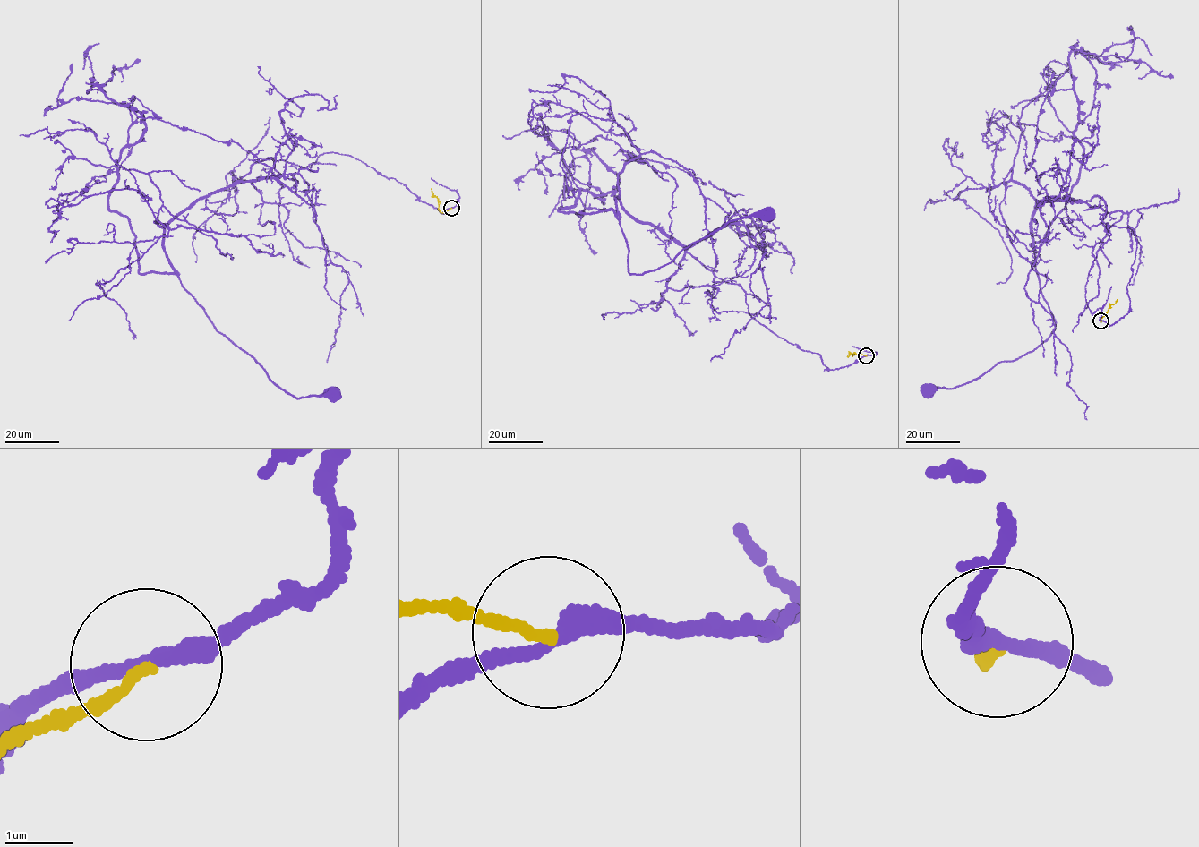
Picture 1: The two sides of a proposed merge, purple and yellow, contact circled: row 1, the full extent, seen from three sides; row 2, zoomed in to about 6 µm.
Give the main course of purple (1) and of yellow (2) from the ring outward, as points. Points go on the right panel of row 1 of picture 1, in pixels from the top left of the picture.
1: (1100, 320), (1128, 312), (1134, 231), (1108, 226), (1098, 195), (1038, 203), (1052, 332), (927, 390)
2: (1100, 320), (1117, 299)

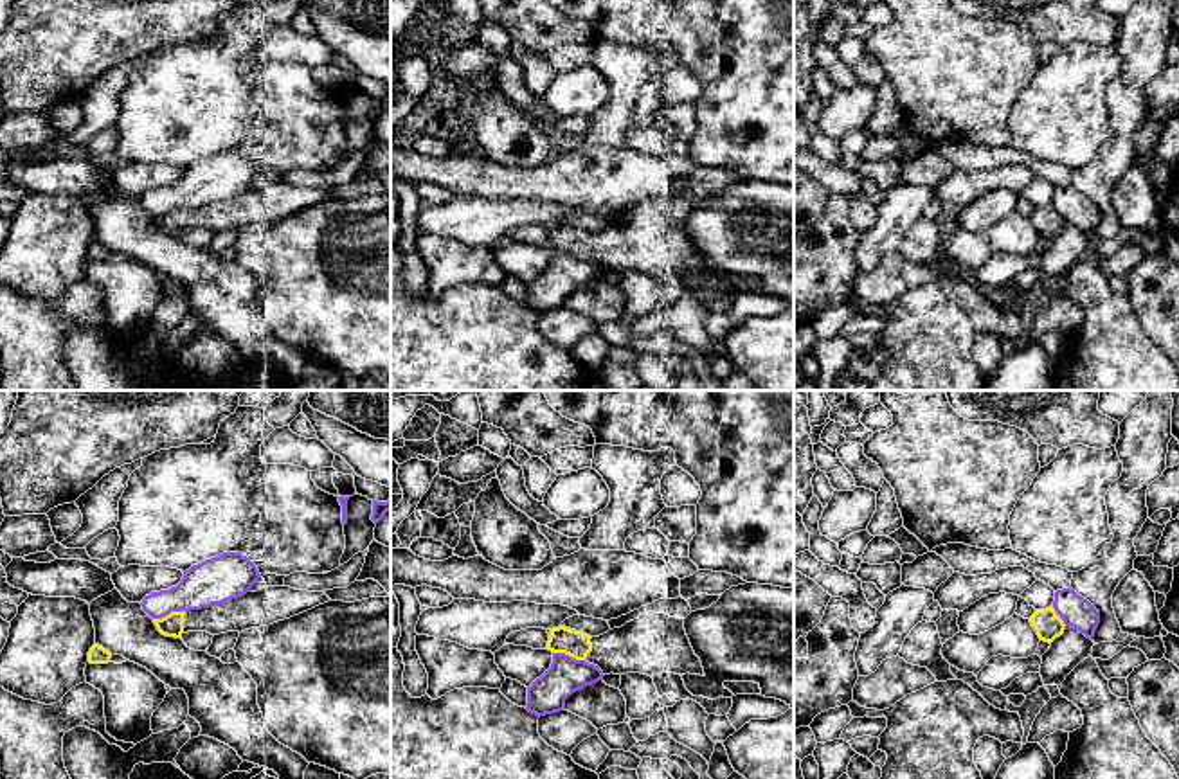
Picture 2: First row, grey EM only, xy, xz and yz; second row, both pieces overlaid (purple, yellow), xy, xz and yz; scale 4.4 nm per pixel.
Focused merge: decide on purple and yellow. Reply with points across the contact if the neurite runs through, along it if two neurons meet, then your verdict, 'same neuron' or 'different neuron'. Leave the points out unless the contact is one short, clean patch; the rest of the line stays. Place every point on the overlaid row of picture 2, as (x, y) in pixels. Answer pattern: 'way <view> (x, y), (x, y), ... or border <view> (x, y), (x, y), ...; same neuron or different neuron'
border xy (184, 610), (173, 610), (153, 619); different neuron

